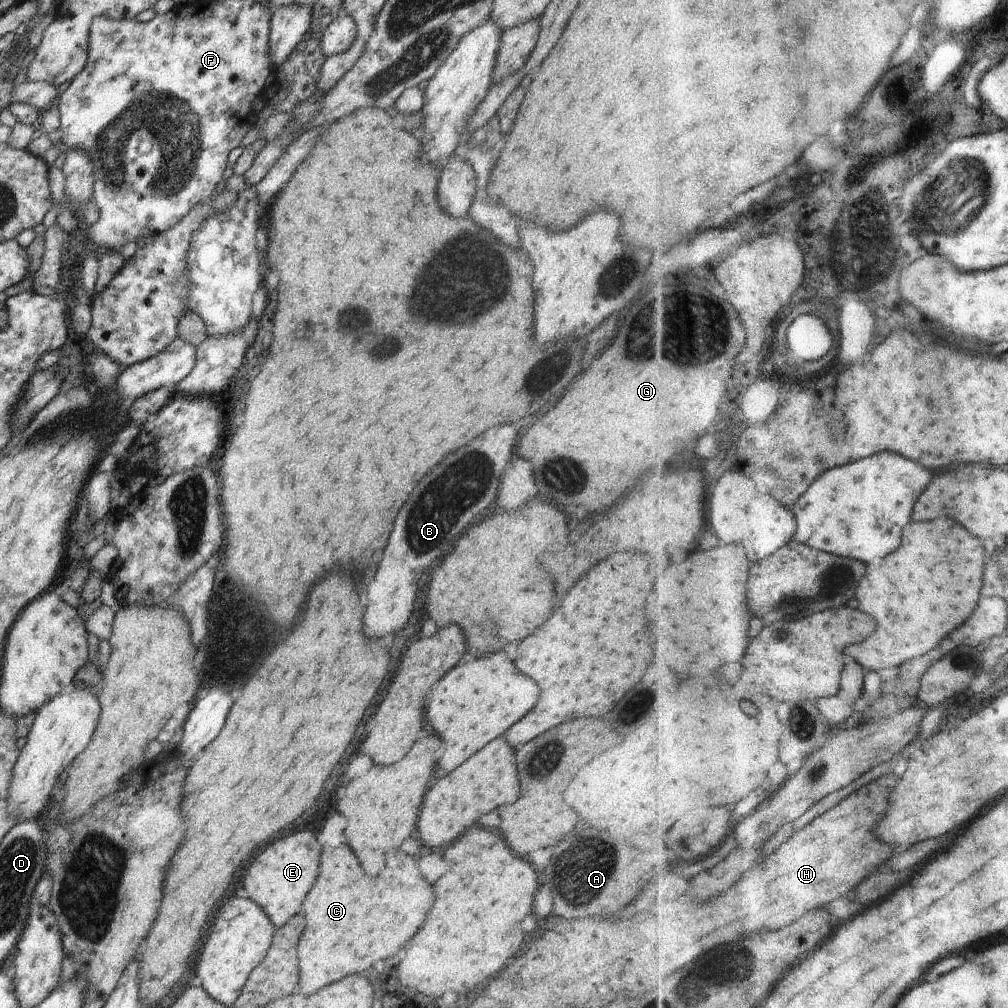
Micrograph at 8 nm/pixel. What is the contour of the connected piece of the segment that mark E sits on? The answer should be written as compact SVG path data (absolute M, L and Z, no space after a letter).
M304 829L276 840L252 858L242 880L248 898L263 908L276 928L284 926L293 916L300 914L304 899L316 882L322 850L316 834L312 830Z

